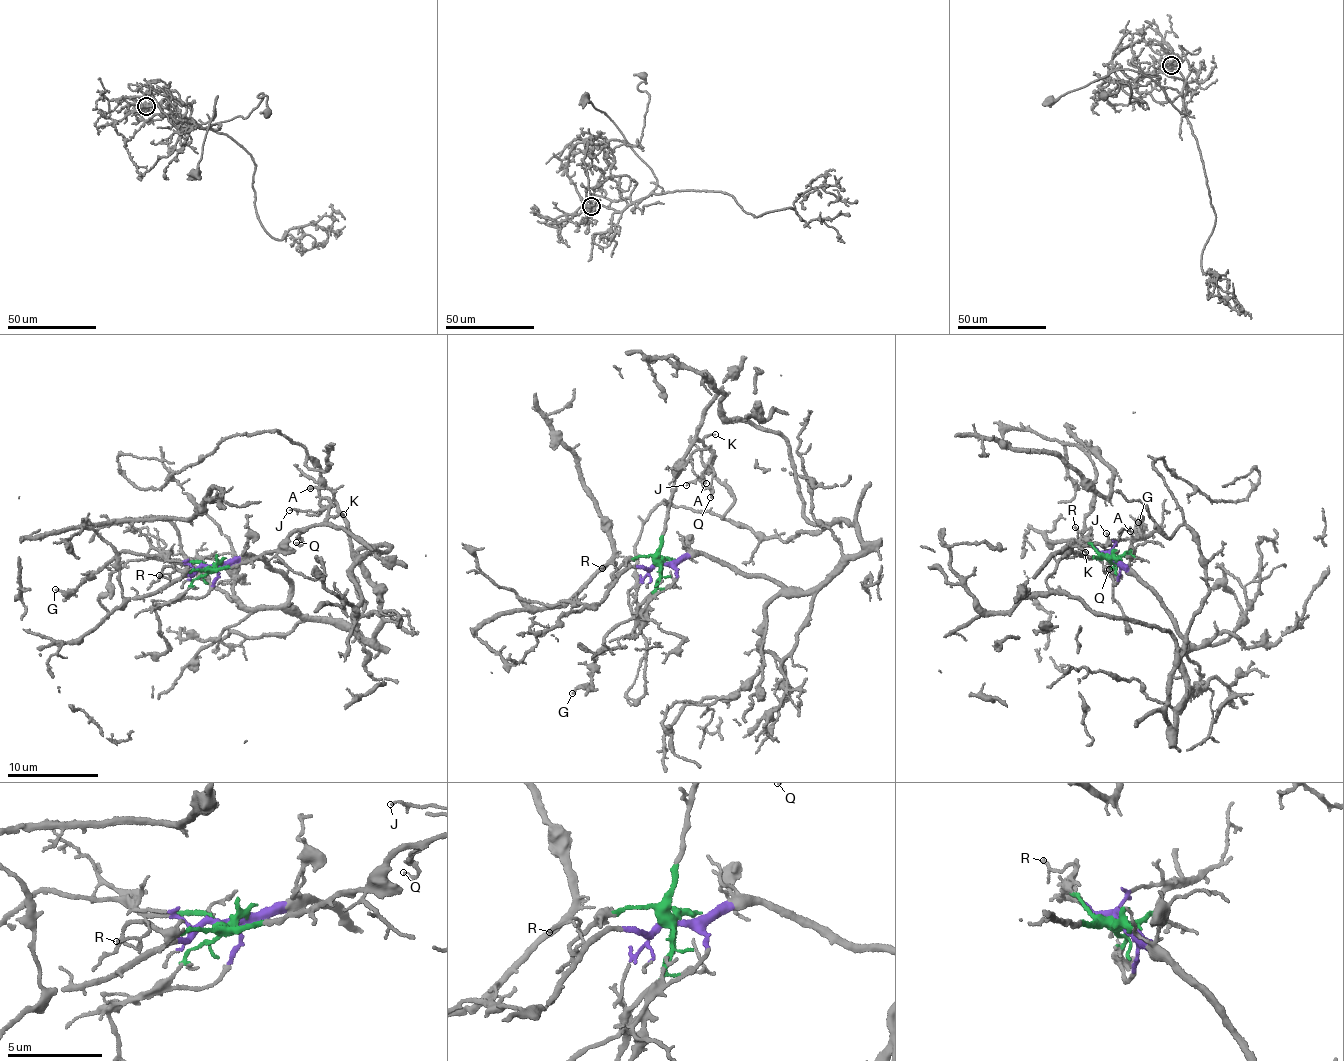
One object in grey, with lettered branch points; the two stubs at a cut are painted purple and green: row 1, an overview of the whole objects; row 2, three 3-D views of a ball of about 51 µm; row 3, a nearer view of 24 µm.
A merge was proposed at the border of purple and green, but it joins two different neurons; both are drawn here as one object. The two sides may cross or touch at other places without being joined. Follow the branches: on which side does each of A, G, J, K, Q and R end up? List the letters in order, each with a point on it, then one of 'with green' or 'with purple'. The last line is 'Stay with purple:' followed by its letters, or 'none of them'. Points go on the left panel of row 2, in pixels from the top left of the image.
A: at (310, 488); with green
G: at (55, 589); with green
J: at (289, 510); with green
K: at (343, 514); with green
Q: at (296, 542); with green
R: at (159, 575); with green
Stay with purple: none of them

